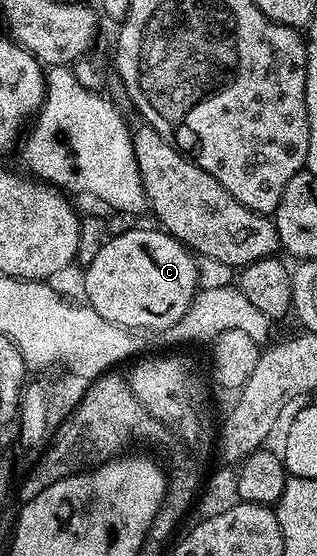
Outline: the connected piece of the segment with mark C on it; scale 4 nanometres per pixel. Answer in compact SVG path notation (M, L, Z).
M137 226L119 236L110 236L100 247L96 258L84 268L86 274L82 280L83 286L86 287L84 300L89 307L96 310L96 314L100 314L100 318L108 318L108 322L116 322L131 330L147 330L146 328L161 330L178 324L190 309L190 304L199 291L195 253L169 232L154 228Z

